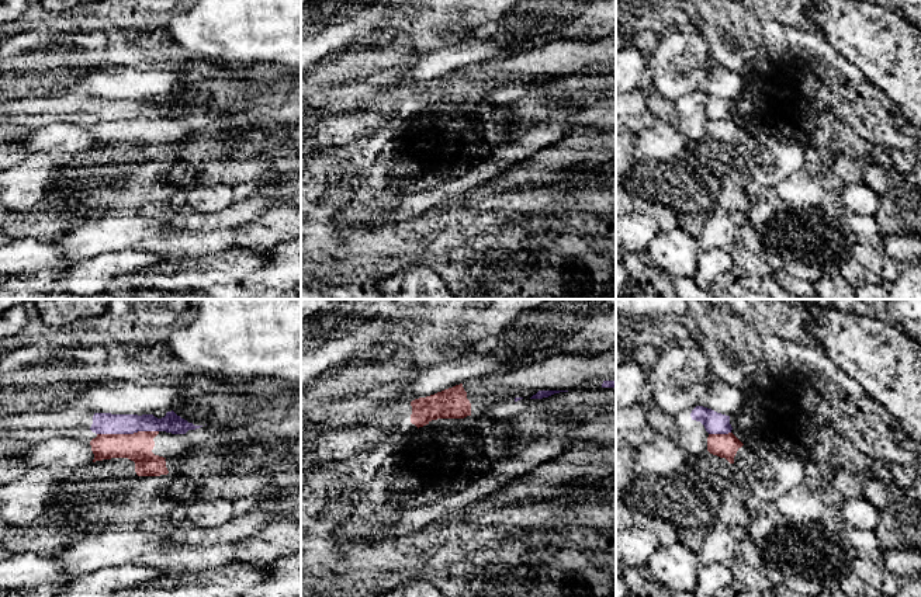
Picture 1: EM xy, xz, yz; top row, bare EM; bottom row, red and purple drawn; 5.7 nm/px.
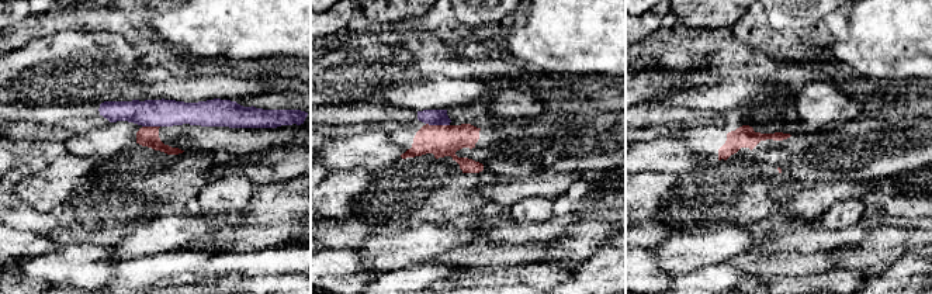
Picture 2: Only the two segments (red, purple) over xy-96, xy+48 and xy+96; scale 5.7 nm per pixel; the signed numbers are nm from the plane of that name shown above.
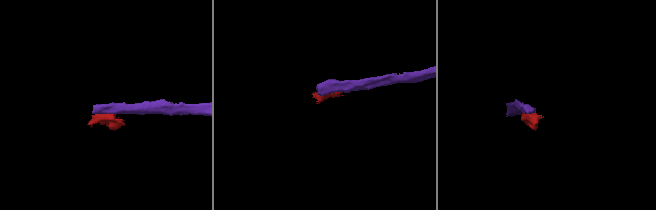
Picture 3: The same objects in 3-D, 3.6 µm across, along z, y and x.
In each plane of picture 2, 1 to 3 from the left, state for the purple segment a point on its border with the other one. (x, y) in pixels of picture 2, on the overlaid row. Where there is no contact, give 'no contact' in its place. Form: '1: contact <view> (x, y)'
1: contact xy-96 (151, 127)
2: contact xy+48 (437, 125)
3: no contact

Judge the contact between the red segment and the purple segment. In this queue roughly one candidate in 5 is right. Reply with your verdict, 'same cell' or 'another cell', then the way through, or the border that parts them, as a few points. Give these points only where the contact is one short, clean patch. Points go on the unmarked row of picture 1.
another cell; border xy (158, 115), (97, 120)

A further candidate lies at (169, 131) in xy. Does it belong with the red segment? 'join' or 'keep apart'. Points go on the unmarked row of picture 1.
join

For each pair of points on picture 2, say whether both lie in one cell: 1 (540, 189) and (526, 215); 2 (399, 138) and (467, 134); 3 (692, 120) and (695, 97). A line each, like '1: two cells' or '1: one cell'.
1: two cells
2: one cell
3: two cells

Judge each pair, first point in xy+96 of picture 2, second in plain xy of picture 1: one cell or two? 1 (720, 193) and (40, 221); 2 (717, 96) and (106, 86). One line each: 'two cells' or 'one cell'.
1: two cells
2: one cell

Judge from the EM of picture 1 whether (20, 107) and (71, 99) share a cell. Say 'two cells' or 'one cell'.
one cell

